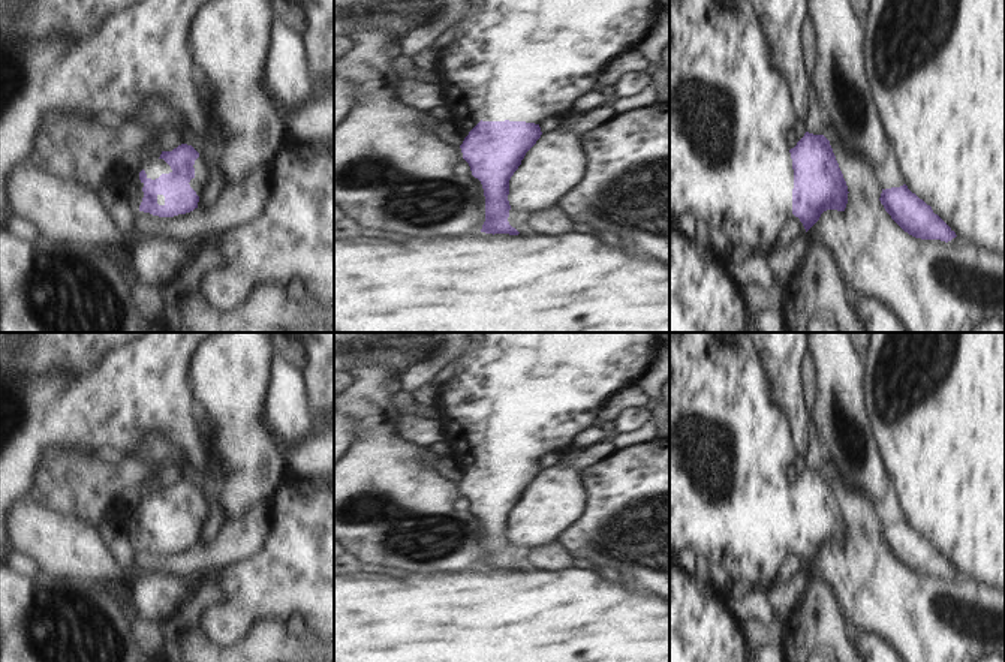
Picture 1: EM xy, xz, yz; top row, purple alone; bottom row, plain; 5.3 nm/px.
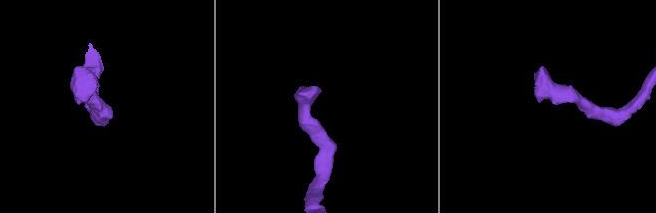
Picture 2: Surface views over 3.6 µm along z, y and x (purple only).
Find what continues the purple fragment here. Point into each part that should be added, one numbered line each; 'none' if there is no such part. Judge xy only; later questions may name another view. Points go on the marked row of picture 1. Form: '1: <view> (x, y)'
1: xy (153, 169)

